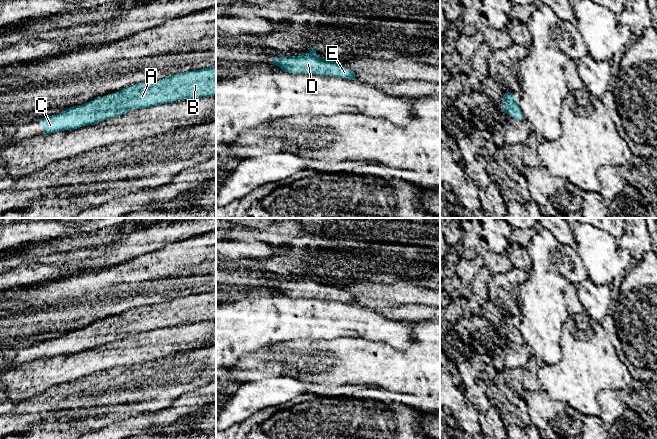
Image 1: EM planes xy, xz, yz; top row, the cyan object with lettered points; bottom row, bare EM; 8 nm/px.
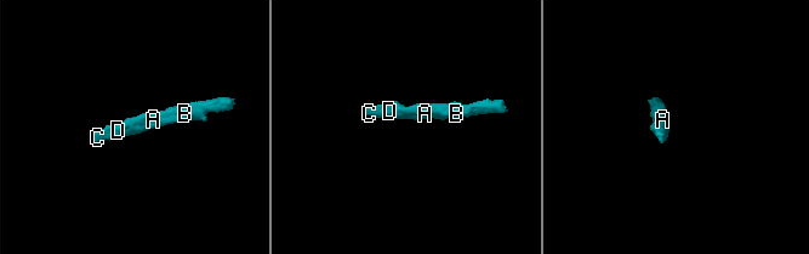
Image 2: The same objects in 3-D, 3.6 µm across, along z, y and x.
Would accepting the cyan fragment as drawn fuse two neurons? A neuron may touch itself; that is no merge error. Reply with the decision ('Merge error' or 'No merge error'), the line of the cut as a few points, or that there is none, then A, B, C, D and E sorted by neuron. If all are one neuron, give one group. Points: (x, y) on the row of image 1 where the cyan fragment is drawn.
No merge error. No split. Groups: A B C D E

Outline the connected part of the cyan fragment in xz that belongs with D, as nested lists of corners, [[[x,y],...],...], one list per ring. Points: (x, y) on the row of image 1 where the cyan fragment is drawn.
[[[311,47],[309,53],[298,56],[279,57],[271,60],[270,64],[279,66],[288,73],[315,74],[319,76],[335,76],[354,80],[356,75],[346,66],[333,60],[324,59],[316,55],[317,47]]]

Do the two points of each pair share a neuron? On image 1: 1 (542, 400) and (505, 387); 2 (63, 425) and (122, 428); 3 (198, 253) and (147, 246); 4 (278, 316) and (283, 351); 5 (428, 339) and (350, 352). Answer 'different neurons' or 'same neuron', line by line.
1: different neurons
2: different neurons
3: different neurons
4: different neurons
5: same neuron

